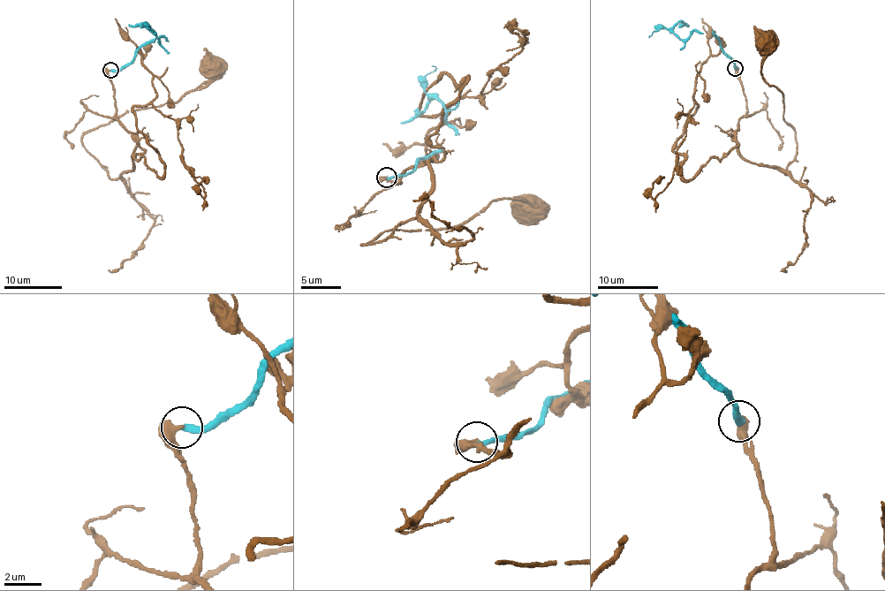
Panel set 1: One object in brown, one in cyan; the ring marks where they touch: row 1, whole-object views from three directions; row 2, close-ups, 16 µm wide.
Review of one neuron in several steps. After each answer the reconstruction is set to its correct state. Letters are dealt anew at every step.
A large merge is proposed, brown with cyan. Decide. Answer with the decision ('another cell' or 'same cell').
another cell

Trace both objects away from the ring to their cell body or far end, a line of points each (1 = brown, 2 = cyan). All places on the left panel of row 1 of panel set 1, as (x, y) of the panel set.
1: (110, 70), (115, 116), (136, 147), (131, 170), (111, 178), (83, 136), (128, 110), (176, 102), (212, 67)
2: (110, 70), (124, 69), (142, 46), (155, 38), (166, 40), (162, 36), (160, 42), (147, 23), (129, 25)

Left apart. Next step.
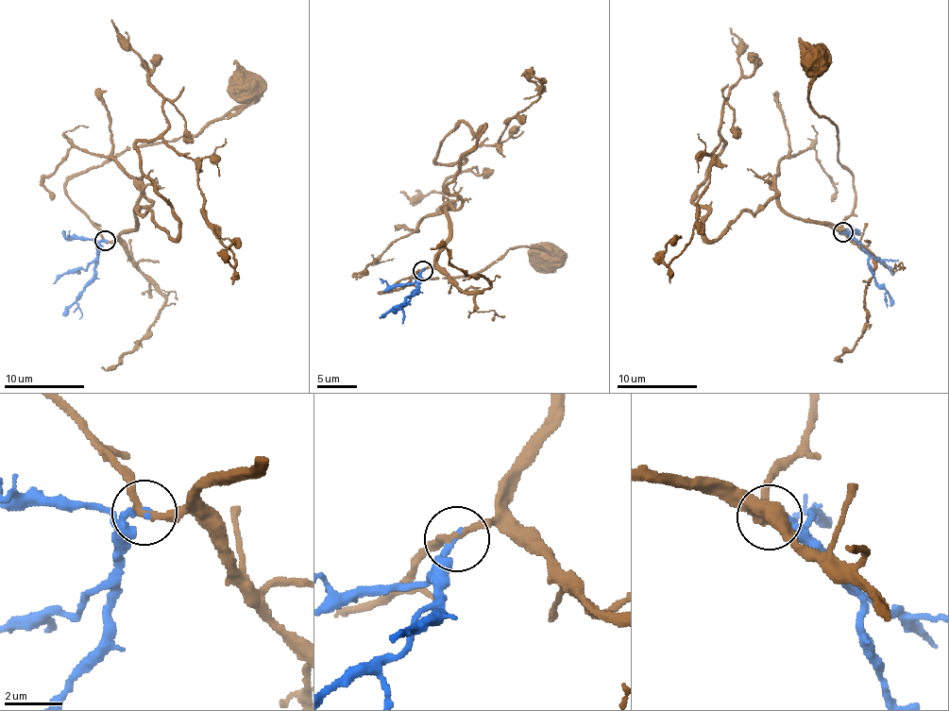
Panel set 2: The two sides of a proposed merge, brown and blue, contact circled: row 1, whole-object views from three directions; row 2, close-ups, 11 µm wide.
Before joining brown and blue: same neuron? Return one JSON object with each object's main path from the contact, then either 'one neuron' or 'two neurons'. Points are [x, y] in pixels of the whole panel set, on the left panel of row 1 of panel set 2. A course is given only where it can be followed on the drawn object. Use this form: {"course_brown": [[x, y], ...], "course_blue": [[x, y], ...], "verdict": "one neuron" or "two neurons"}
{"course_brown": [[104, 240], [73, 203], [67, 182], [129, 146], [194, 136], [208, 123], [222, 120], [245, 88]], "course_blue": [[104, 240], [99, 245], [94, 278], [79, 293], [82, 313], [78, 318]], "verdict": "one neuron"}

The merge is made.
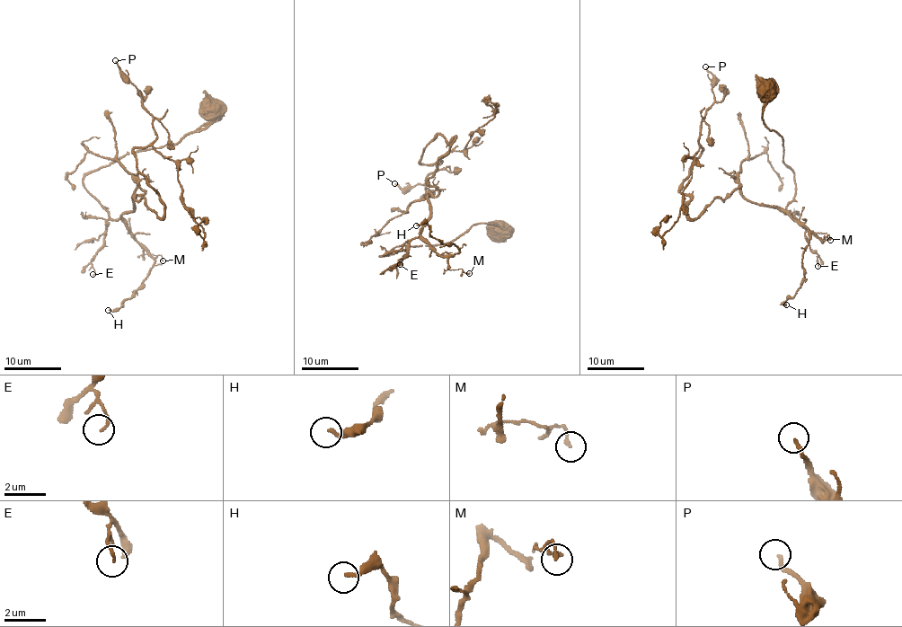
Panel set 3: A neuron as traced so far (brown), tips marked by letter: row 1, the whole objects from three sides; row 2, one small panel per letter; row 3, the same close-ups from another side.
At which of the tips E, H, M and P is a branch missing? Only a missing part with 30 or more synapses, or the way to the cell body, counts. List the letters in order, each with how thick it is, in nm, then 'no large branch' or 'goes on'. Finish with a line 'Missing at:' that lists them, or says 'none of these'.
E: calibre 110 nm; no large branch
H: calibre 160 nm; no large branch
M: calibre 140 nm; no large branch
P: calibre 150 nm; goes on
Missing at: P

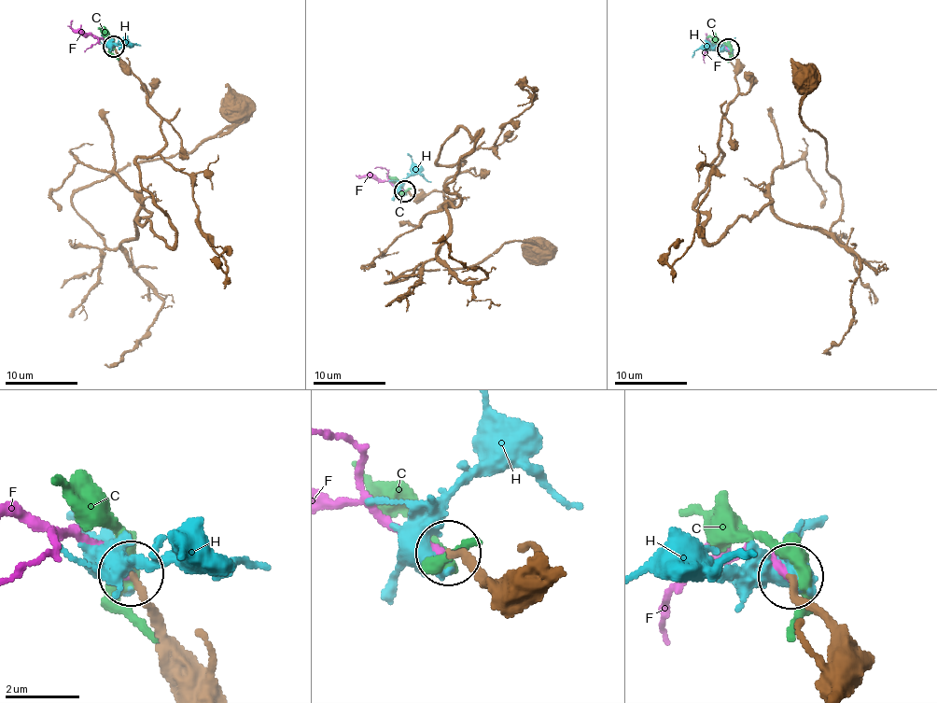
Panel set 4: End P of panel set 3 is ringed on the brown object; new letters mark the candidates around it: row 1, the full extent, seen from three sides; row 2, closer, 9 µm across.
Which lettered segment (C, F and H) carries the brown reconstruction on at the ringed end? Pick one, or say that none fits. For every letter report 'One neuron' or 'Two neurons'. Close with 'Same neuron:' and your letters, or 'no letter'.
C: Two neurons
F: Two neurons
H: One neuron
Same neuron: H

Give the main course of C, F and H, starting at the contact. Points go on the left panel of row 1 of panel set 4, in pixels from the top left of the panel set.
C: (115, 48), (110, 37), (98, 28)
F: (113, 48), (97, 36), (74, 30), (71, 24), (73, 21)
H: (113, 46), (110, 45), (122, 41), (118, 49)

